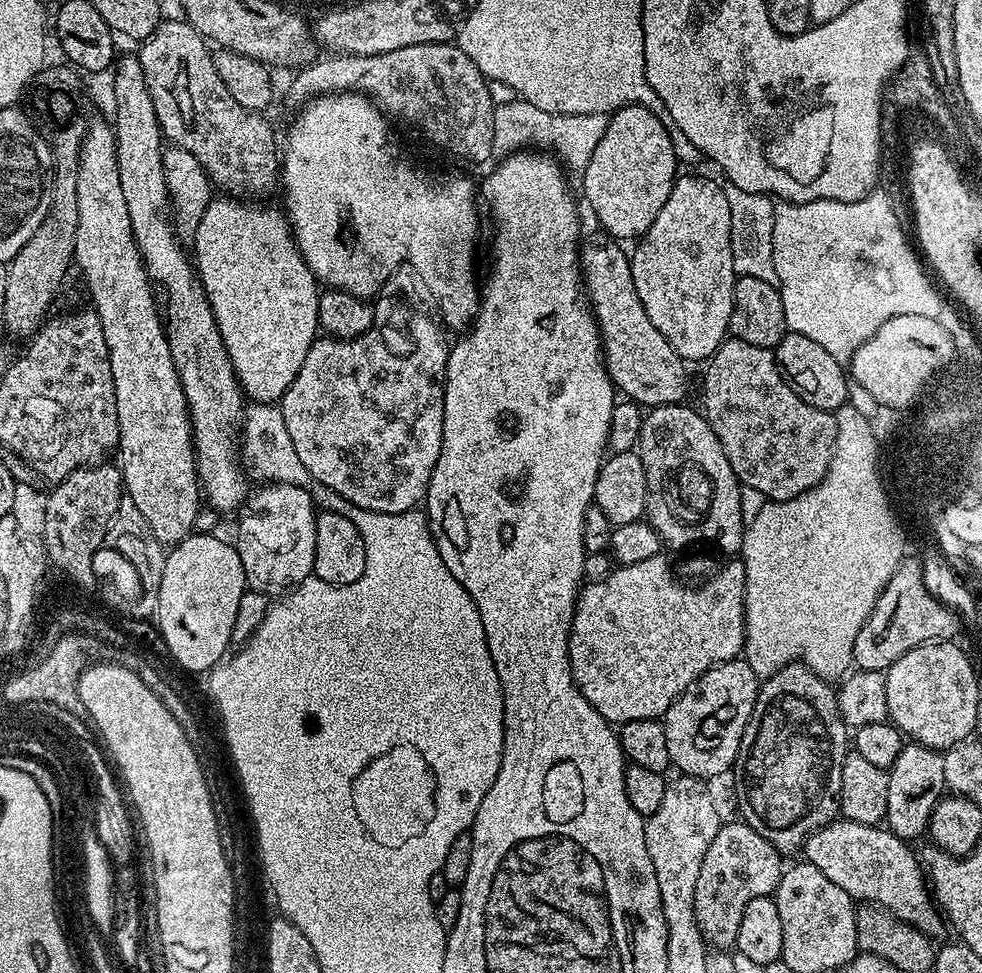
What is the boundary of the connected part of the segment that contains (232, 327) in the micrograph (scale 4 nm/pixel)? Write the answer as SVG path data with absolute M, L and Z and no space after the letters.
M240 198L209 200L194 233L194 267L212 308L222 342L232 359L245 397L256 402L276 402L294 382L312 343L318 338L318 302L321 289L316 275L296 248L291 227L283 215L268 220L264 212L251 208Z

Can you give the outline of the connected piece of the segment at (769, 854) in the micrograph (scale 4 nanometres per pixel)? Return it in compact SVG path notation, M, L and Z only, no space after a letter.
M721 823L710 850L706 850L706 858L702 858L698 886L694 886L694 918L705 945L723 950L735 945L747 904L759 896L775 893L782 875L780 860L779 850L749 824Z

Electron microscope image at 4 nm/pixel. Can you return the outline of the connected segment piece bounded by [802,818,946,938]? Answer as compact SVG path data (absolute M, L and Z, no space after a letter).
M837 818L825 828L813 832L802 845L803 859L813 864L834 886L842 886L853 901L875 904L902 922L914 926L929 938L937 938L946 929L942 915L926 883L926 872L909 846L889 831L875 824L859 824L850 818Z

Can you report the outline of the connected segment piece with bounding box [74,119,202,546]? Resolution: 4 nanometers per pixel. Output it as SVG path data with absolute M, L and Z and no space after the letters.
M93 119L84 135L78 162L78 230L74 238L74 264L80 267L88 292L92 295L91 307L102 322L106 350L110 358L110 374L114 378L114 398L118 406L120 442L118 467L124 475L124 492L127 499L138 506L146 518L154 538L165 546L175 546L193 535L196 519L200 516L202 489L196 475L196 449L192 443L192 421L188 414L186 394L174 358L170 354L165 321L160 321L156 309L156 296L152 293L153 281L149 279L139 246L132 233L130 213L122 194L116 157L116 133L108 120Z

